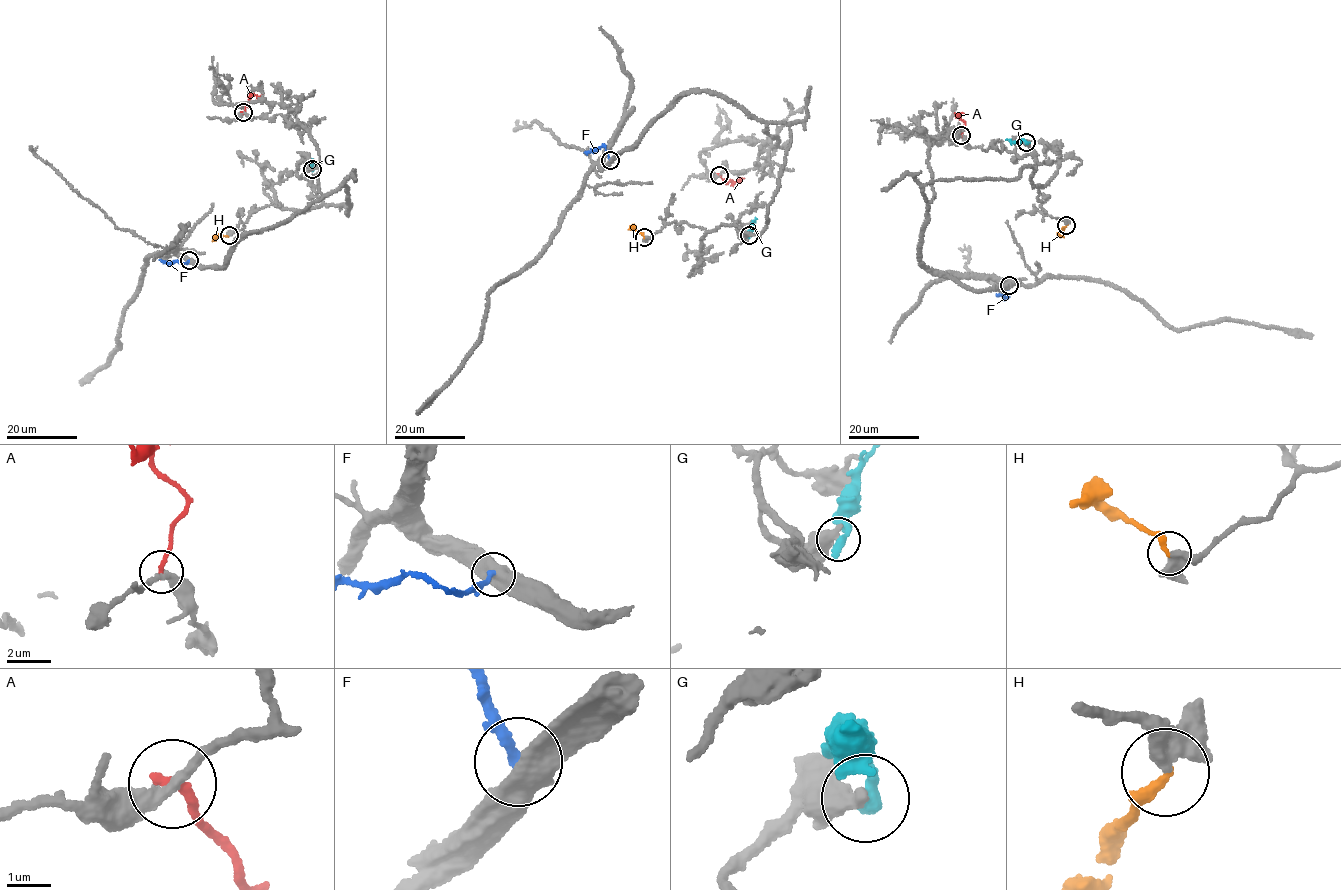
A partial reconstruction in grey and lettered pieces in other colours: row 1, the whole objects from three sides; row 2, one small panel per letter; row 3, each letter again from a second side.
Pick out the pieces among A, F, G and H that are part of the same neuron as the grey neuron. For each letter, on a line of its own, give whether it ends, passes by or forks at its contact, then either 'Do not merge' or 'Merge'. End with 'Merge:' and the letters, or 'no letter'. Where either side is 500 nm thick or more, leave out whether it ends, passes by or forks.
A: It ends there. Do not merge
F: Do not merge
G: It ends there. Do not merge
H: It ends there. Merge
Merge: H

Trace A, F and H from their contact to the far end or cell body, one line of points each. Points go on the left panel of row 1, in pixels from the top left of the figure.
A: (243, 112), (250, 96), (263, 94)
F: (189, 261), (179, 263), (159, 259)
H: (228, 235), (219, 235), (213, 241)

